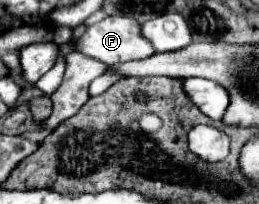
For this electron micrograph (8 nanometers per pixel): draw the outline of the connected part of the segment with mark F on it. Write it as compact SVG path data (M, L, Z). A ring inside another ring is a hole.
M111 16L89 26L75 42L75 50L105 64L139 60L155 54L155 50L139 38L139 24L123 16Z

